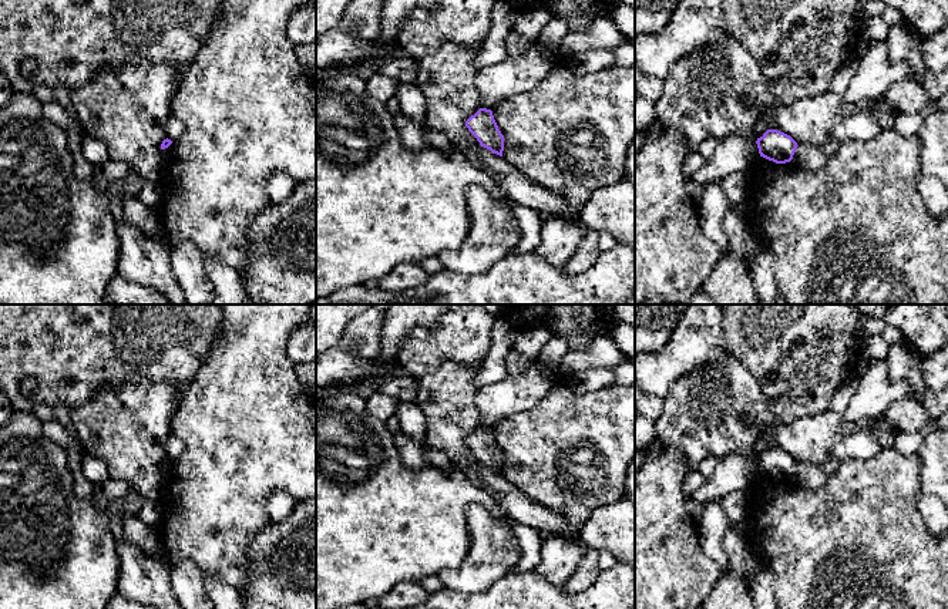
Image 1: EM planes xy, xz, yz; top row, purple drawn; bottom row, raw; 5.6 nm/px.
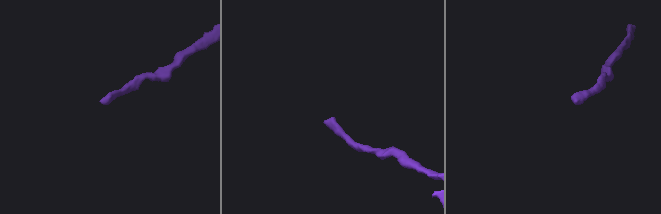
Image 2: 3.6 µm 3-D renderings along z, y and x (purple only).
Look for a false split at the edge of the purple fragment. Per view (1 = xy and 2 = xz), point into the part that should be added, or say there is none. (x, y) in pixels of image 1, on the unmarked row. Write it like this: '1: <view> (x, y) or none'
1: none
2: none

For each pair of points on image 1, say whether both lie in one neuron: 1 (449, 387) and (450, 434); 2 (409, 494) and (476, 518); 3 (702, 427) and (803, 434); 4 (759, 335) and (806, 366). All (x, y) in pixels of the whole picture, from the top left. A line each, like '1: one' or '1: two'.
1: one
2: two
3: one
4: one

